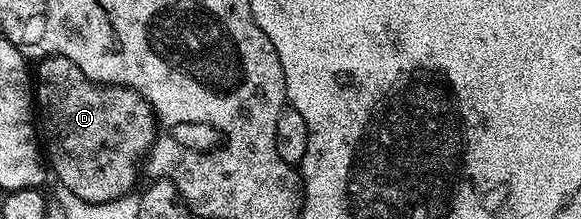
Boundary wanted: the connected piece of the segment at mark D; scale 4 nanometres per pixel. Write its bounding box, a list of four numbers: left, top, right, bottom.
[34,58,158,202]

